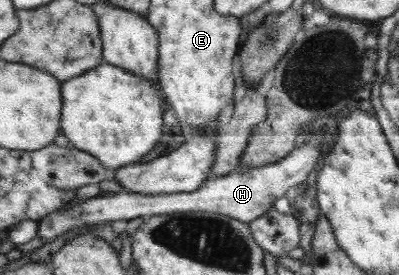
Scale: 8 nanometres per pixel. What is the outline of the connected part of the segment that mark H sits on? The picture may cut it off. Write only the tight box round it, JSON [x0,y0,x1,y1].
[37,131,324,244]

